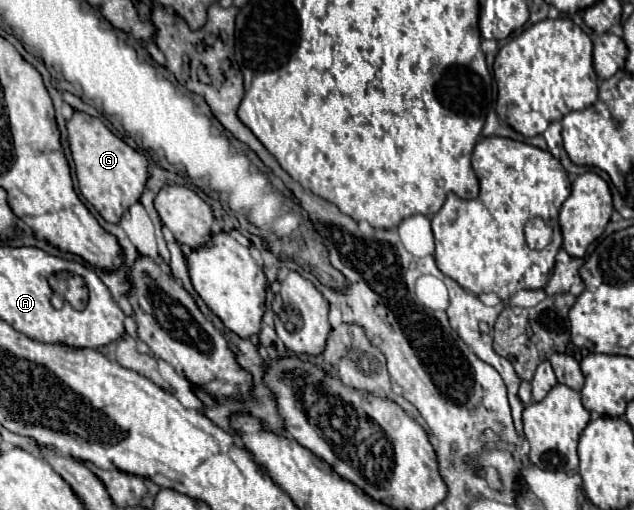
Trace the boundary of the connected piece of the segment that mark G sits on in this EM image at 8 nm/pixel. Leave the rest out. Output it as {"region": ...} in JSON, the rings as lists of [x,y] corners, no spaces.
{"region":[[[73,111],[73,117],[67,121],[67,139],[81,195],[101,213],[105,221],[119,223],[125,209],[137,203],[145,189],[149,165],[145,155],[137,153],[133,147],[113,135],[103,121],[95,121],[95,117],[81,111]]]}

